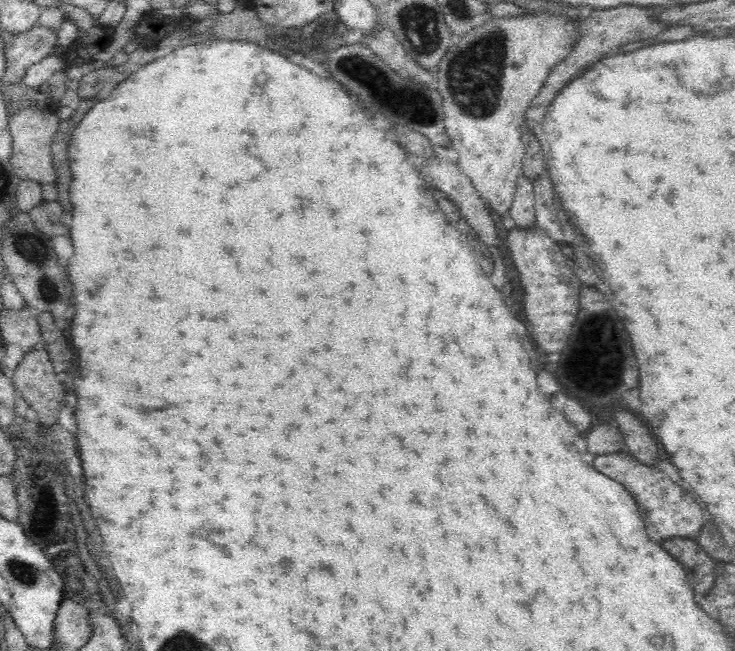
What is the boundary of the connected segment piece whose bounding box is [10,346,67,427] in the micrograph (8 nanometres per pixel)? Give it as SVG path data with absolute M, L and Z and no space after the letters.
M40 346L26 354L19 367L10 374L13 388L29 408L36 412L40 424L54 426L60 418L60 410L48 408L48 402L56 398L64 405L67 390L56 379L57 371L53 367L49 354Z

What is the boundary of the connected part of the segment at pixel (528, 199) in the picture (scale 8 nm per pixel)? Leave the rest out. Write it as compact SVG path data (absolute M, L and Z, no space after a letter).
M523 175L520 177L507 218L509 224L528 229L534 226L536 220L534 185L532 180Z

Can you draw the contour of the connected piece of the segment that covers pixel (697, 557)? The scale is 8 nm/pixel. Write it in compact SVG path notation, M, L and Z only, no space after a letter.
M670 538L662 541L660 545L683 565L686 578L697 597L704 597L714 588L716 560L695 539Z

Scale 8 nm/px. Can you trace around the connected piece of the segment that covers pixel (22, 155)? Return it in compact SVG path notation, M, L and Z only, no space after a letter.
M20 110L18 114L9 117L9 131L13 140L11 163L14 173L21 181L34 181L40 185L56 182L56 172L52 166L51 142L60 126L56 114L41 110Z

